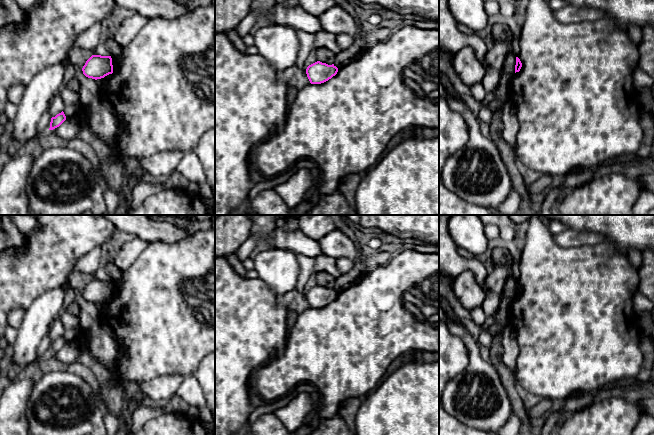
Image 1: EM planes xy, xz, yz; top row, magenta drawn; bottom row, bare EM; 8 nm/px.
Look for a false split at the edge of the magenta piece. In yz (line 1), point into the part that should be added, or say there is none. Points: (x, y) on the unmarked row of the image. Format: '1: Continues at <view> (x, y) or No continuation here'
1: No continuation here

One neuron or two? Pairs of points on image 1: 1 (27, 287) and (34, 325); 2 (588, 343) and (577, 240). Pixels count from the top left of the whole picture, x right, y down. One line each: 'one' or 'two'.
1: two
2: two

